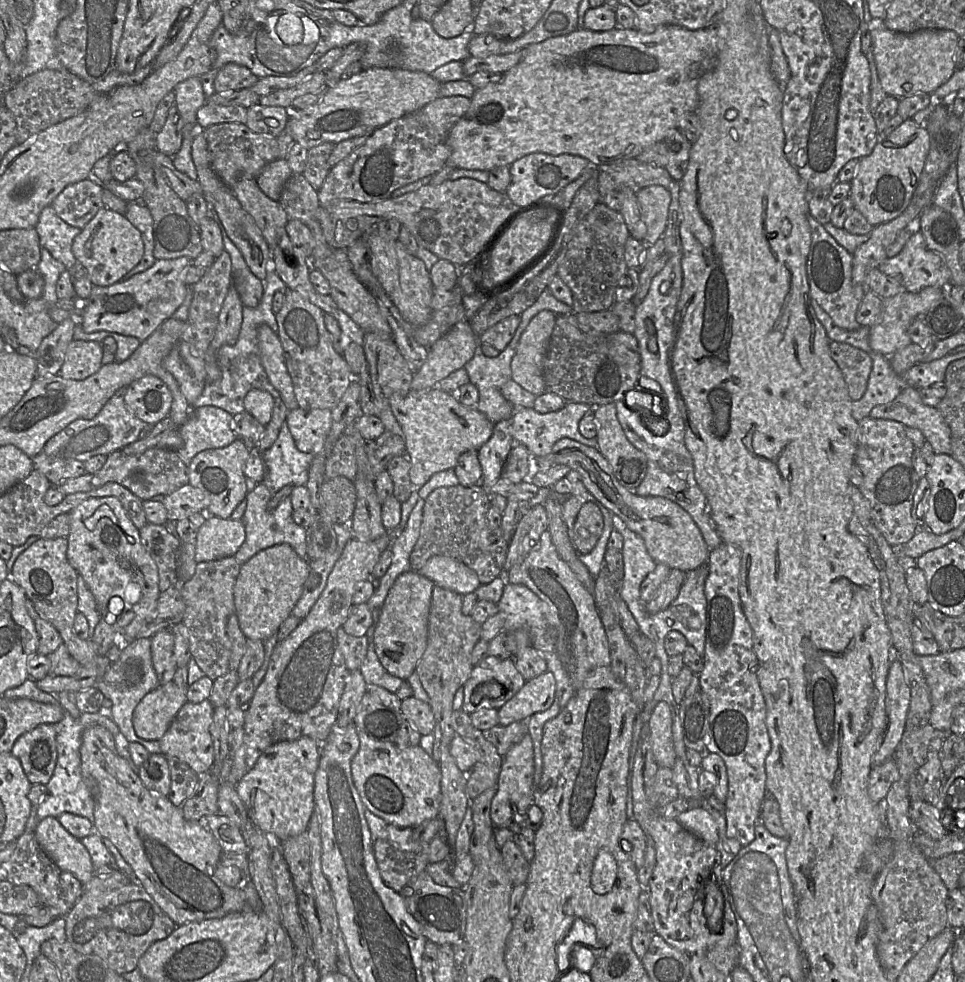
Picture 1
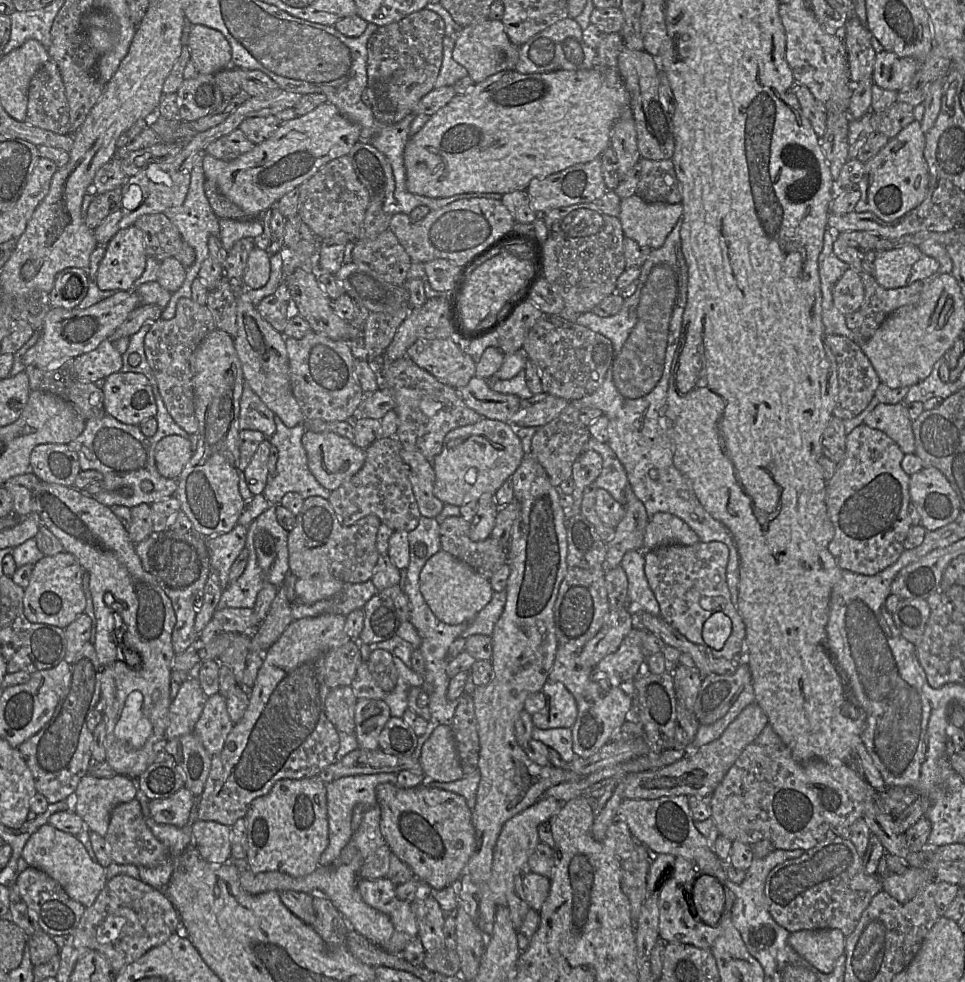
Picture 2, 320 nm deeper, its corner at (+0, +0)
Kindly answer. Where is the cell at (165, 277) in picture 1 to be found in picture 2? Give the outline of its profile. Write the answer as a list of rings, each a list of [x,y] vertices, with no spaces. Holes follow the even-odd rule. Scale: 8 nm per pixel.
[[[136,289],[116,291],[112,296],[86,309],[51,308],[44,318],[41,336],[24,357],[25,366],[34,365],[45,370],[56,370],[66,361],[94,350],[108,339],[140,305]]]

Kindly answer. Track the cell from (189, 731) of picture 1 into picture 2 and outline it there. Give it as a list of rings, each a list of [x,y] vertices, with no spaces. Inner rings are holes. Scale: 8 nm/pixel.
[[[215,694],[206,700],[193,732],[212,757],[223,750],[233,726],[234,723],[227,712],[226,699],[220,694]]]

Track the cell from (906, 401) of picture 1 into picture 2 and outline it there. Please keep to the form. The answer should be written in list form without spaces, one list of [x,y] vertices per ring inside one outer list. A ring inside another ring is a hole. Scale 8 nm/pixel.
[[[879,403],[866,417],[864,424],[886,433],[905,454],[915,453],[915,435],[907,405]]]

